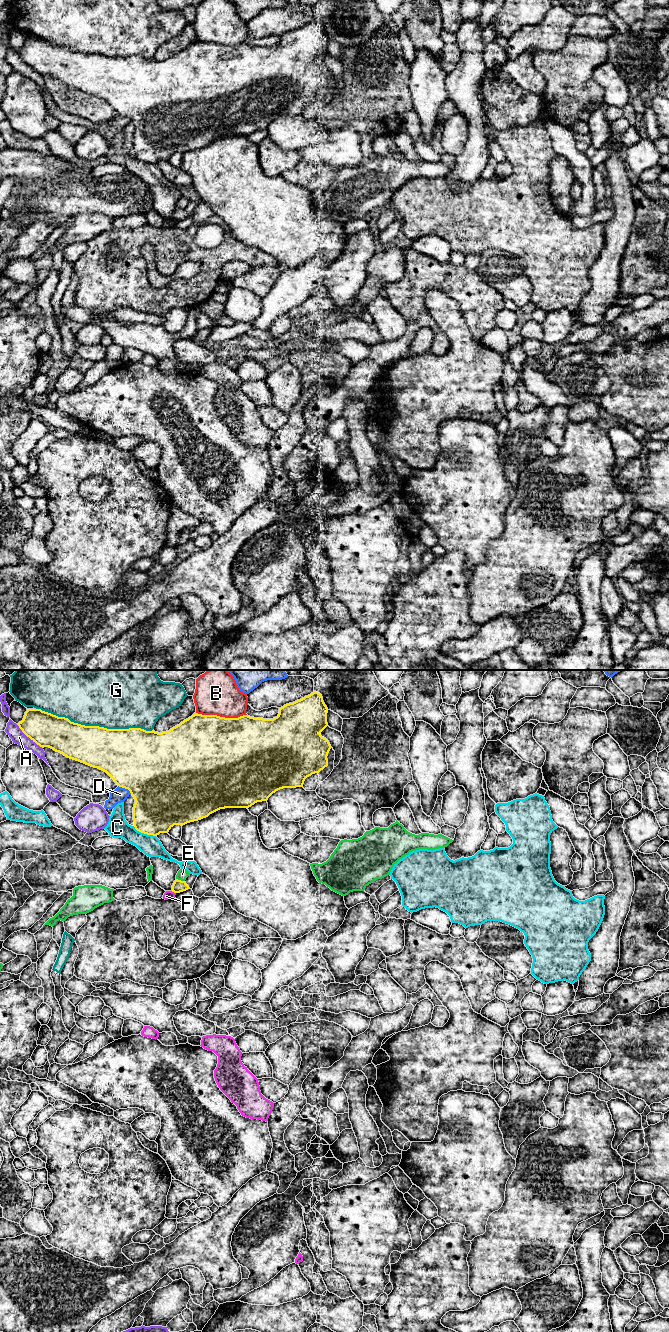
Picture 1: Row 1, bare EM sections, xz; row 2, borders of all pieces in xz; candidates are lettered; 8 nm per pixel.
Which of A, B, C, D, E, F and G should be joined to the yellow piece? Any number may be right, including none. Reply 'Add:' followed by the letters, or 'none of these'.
Add: none of these

